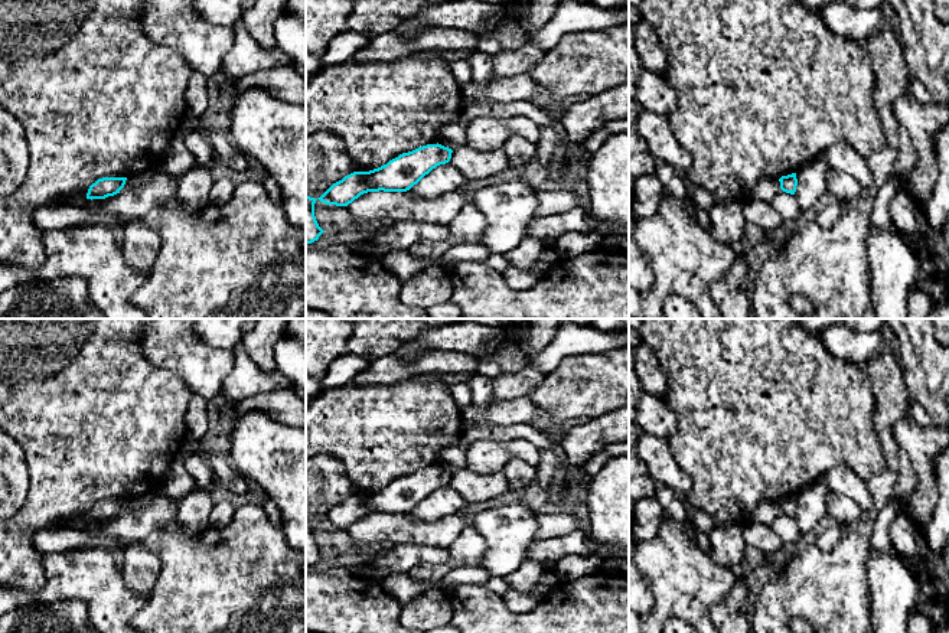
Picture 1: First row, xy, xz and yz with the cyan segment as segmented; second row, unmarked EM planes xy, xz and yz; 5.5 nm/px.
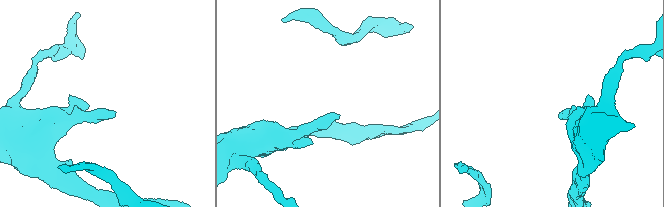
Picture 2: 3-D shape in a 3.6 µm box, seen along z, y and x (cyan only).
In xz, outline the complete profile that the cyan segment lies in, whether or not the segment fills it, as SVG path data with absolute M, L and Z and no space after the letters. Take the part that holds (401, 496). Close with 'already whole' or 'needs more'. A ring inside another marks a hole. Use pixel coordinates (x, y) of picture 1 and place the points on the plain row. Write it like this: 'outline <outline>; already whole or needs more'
outline M438 466L418 470L378 492L345 499L317 522L326 528L348 529L368 515L407 515L433 492L449 486L451 476L451 472Z; already whole

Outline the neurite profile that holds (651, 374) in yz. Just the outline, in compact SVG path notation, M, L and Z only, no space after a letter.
M642 340L633 353L635 372L642 389L656 398L665 399L668 392L666 372L653 349Z

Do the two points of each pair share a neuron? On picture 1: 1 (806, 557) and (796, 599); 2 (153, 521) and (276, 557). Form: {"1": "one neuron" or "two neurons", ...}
{"1": "one neuron", "2": "two neurons"}

